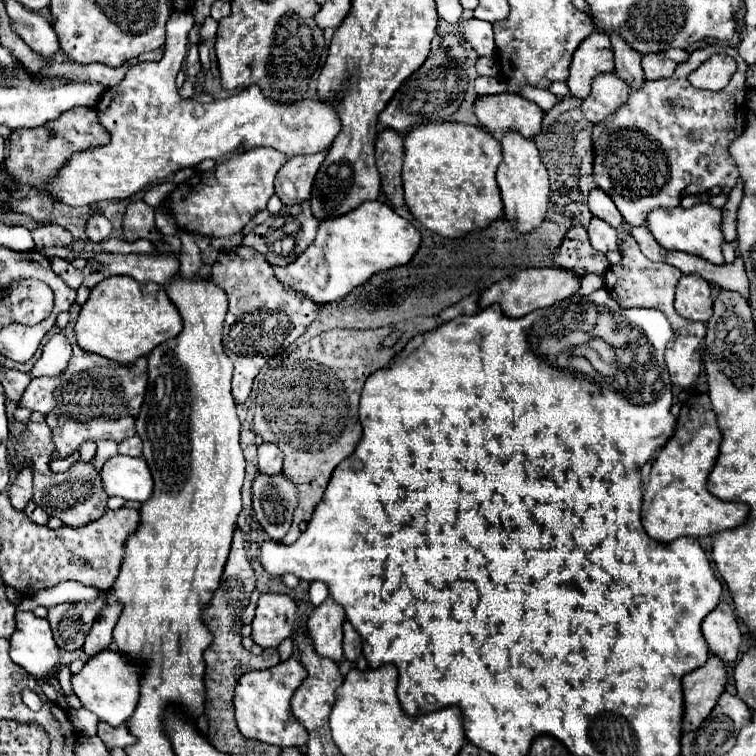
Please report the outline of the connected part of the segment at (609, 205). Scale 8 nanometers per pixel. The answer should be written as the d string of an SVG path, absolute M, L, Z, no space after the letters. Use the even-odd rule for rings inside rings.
M599 188L589 192L589 210L593 216L605 220L613 228L623 228L625 220L621 218L617 206L613 206L613 200Z

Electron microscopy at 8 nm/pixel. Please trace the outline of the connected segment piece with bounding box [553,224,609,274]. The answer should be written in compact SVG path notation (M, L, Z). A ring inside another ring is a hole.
M581 224L567 230L561 246L557 246L557 254L553 254L553 264L561 268L571 268L579 274L603 274L609 268L607 256L593 250L587 238L587 230Z

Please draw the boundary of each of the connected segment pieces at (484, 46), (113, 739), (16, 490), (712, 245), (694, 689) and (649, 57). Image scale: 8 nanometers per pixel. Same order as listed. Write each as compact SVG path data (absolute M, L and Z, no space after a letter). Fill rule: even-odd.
M467 20L463 26L461 26L461 32L459 32L469 44L471 48L479 54L479 56L495 56L497 54L497 46L495 46L495 38L493 38L493 26L489 22L483 22L483 20Z
M99 722L99 730L97 730L97 736L105 742L105 746L111 750L111 748L127 748L129 744L135 742L135 736L129 732L127 726L109 726L107 722Z
M27 462L17 474L15 482L9 486L9 498L11 498L13 508L23 510L27 502L31 500L31 480L33 480L33 470L31 470L31 464Z
M695 204L691 208L657 208L647 216L649 230L653 232L655 240L667 250L681 250L695 256L701 256L713 264L723 264L721 246L725 242L721 230L721 210L713 208L711 204Z
M717 656L683 678L683 734L693 732L709 716L727 684L727 670Z
M645 54L643 56L643 70L645 70L647 80L669 78L675 72L675 68L677 68L677 64L669 58L665 58L663 54Z

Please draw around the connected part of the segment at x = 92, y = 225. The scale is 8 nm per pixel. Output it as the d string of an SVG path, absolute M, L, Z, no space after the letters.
M93 214L87 220L87 238L93 242L101 242L111 234L111 222L103 214Z

